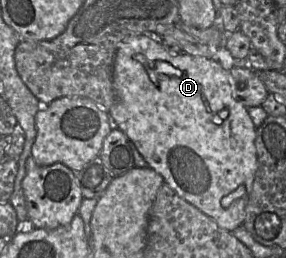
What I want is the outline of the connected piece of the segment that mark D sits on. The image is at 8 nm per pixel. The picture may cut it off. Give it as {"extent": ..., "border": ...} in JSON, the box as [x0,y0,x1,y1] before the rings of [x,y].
{"extent":[108,34,257,232],"border":[[[150,34],[132,35],[123,39],[116,51],[113,66],[113,87],[116,101],[108,114],[117,127],[134,143],[140,154],[148,163],[148,167],[160,174],[176,194],[195,206],[202,213],[212,218],[219,227],[229,232],[243,225],[245,209],[252,190],[252,185],[257,170],[257,154],[255,148],[256,126],[248,113],[248,108],[239,103],[233,96],[230,84],[229,70],[225,69],[217,59],[193,56],[187,53],[172,55],[160,43],[161,39]]]}

